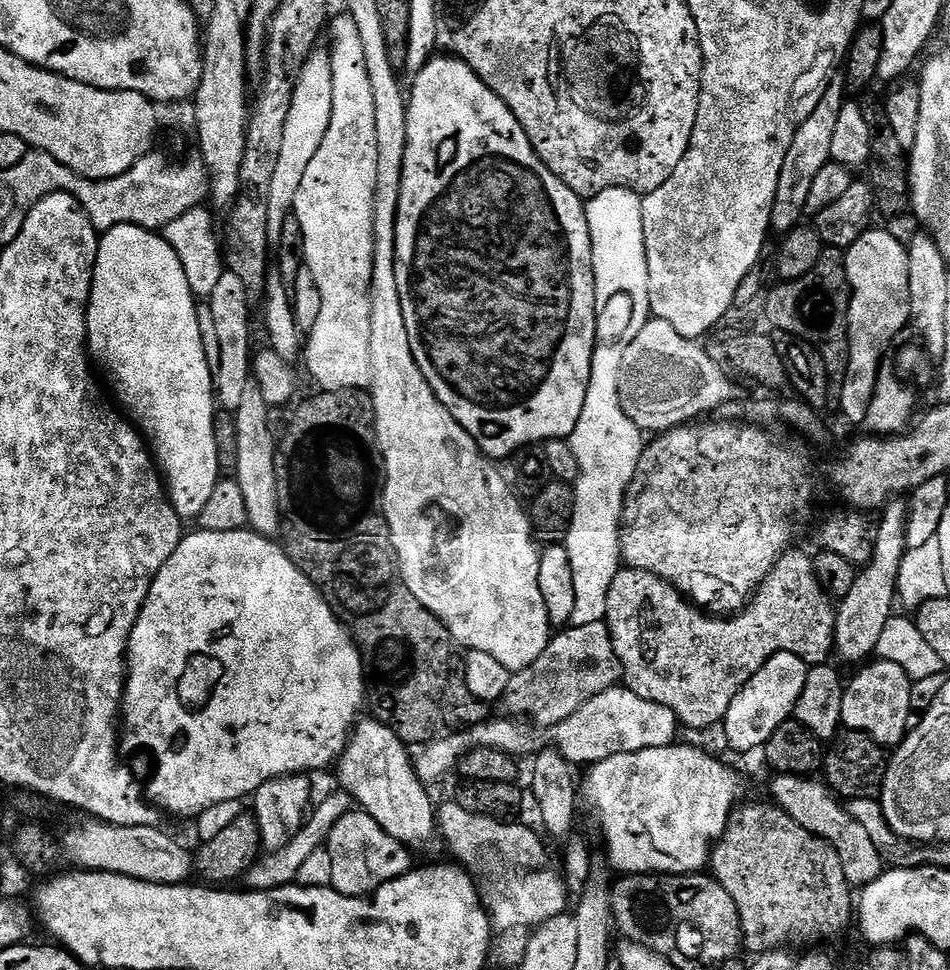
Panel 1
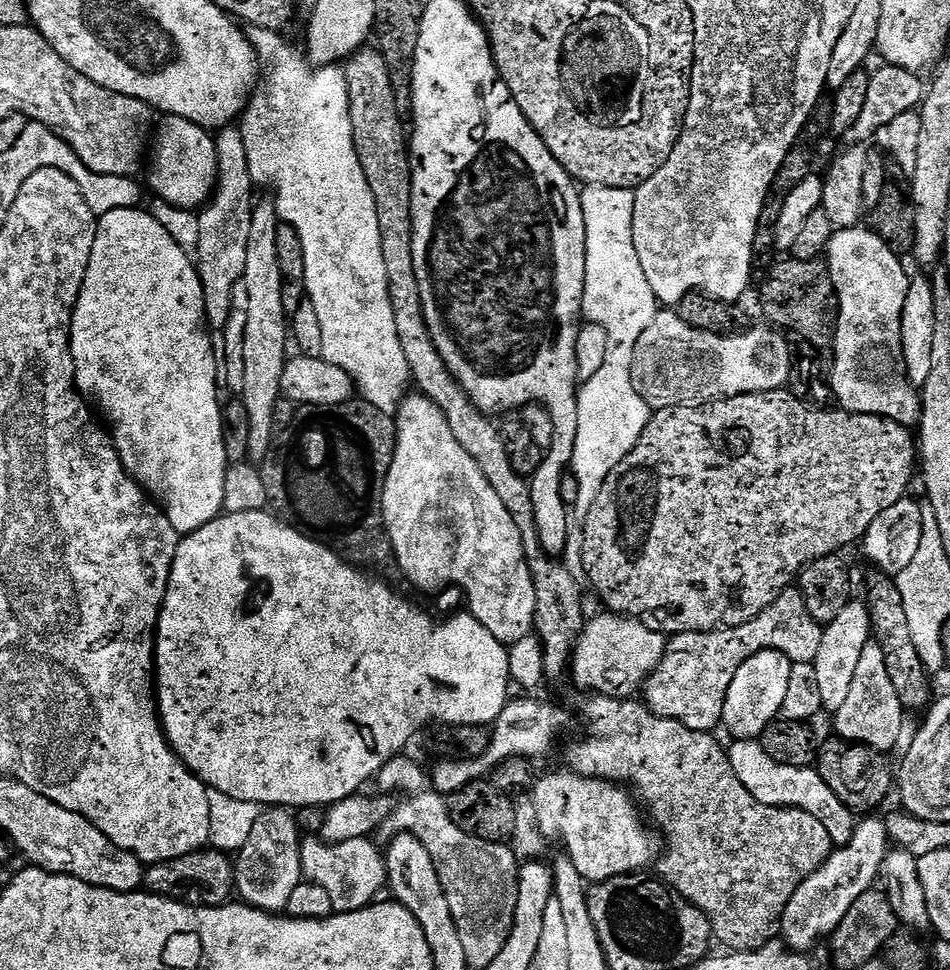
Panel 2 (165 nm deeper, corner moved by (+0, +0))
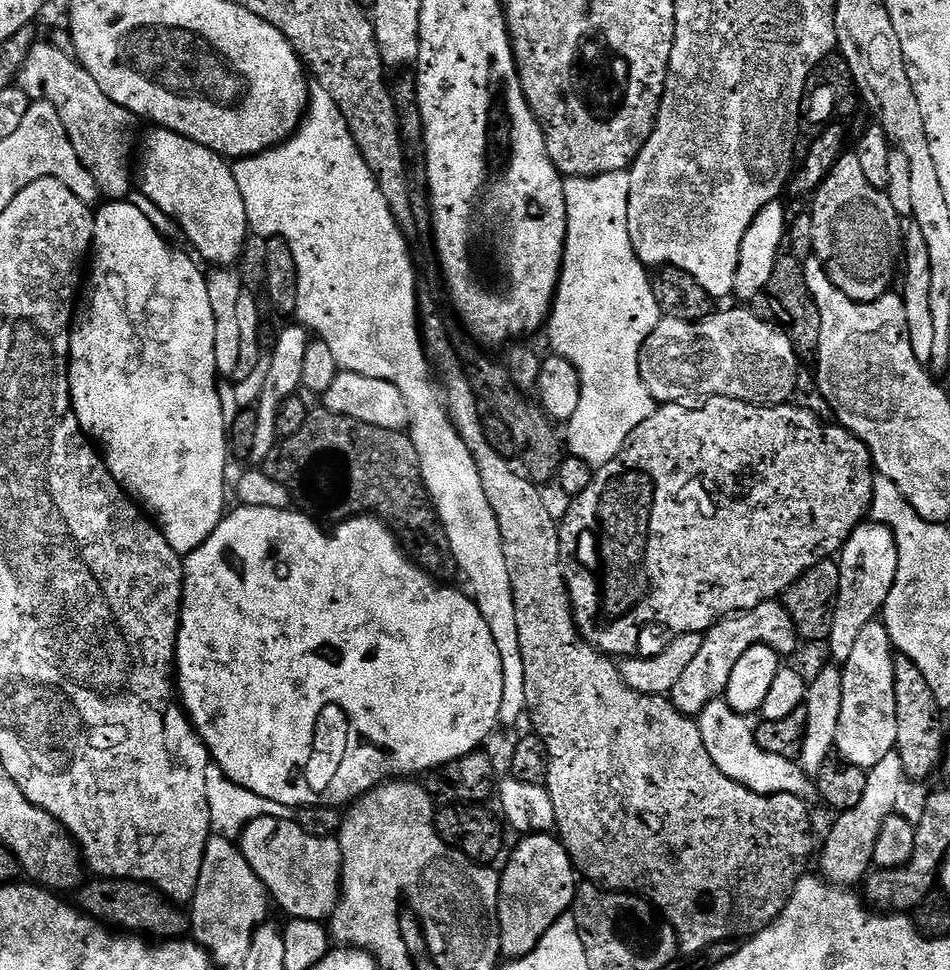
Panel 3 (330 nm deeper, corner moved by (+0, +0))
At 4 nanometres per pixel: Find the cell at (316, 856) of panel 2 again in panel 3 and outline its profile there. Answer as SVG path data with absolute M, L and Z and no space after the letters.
M258 818L238 837L238 847L250 862L254 874L267 888L271 899L294 920L327 921L340 902L342 850L339 839L314 838L298 826L295 819Z

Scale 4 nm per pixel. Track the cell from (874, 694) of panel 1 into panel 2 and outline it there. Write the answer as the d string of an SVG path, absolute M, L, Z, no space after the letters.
M869 642L866 650L862 650L862 658L859 659L854 673L854 682L850 685L850 694L842 710L834 714L835 735L852 744L862 744L865 748L876 748L879 752L888 754L895 749L898 734L902 734L905 715L906 709L902 706L902 702L898 702L898 693L890 682L882 646Z

